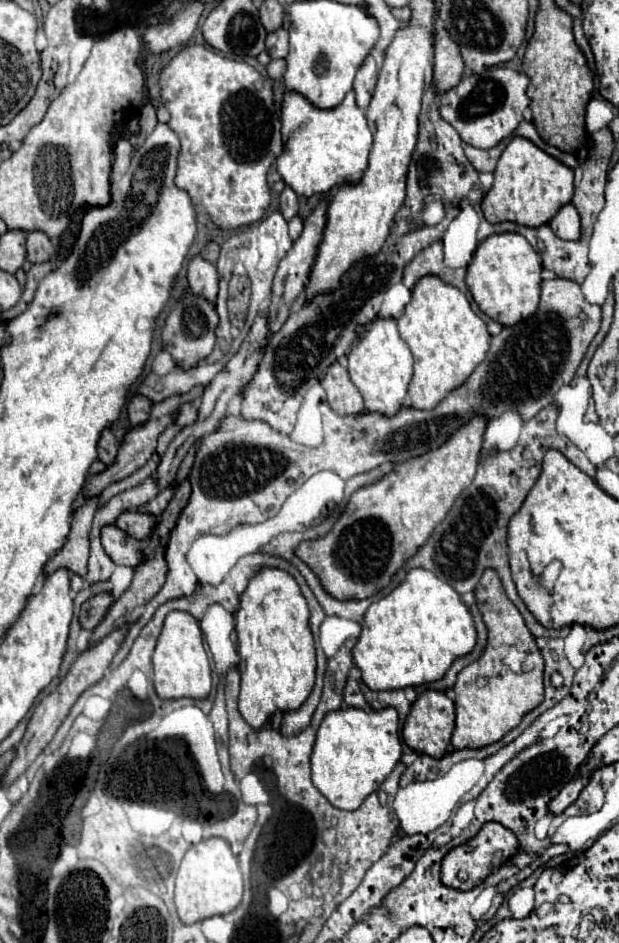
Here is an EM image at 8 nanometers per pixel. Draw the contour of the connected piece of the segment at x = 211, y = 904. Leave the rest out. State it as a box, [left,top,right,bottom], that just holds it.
[174,838,242,924]

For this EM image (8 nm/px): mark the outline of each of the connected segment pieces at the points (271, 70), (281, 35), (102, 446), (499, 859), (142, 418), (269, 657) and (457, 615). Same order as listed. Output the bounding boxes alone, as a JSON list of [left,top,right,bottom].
[[267,59,286,80],[266,28,288,58],[98,428,118,466],[442,822,518,890],[128,394,150,426],[236,568,316,730],[352,568,476,690]]

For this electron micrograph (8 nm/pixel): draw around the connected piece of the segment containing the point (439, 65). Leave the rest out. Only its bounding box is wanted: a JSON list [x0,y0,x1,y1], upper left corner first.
[434,26,464,94]

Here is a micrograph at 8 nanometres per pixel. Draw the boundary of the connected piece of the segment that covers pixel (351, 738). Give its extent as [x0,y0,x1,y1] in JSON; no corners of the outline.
[310,706,402,810]

